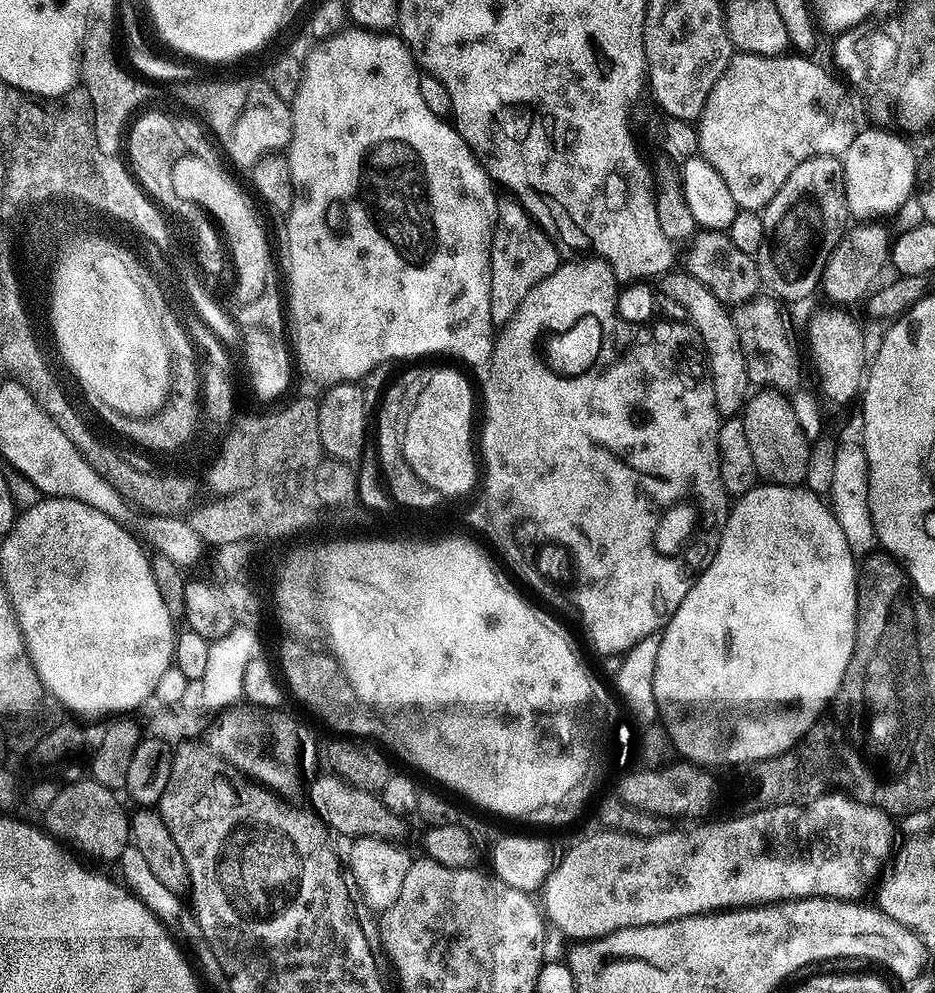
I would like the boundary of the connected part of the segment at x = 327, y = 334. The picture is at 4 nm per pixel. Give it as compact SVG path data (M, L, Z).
M352 26L327 40L319 41L315 47L308 60L306 56L303 61L302 82L298 86L298 94L290 101L292 140L286 149L290 174L296 187L296 200L286 213L286 308L290 313L291 331L292 328L296 331L295 359L298 364L300 359L300 364L310 379L317 380L323 386L360 382L380 364L388 364L392 360L408 360L411 356L432 356L435 352L457 356L468 364L487 365L491 361L494 347L494 325L490 318L490 246L498 199L494 182L455 127L447 119L435 116L426 107L420 89L421 69L413 58L412 51L399 35L370 32L359 26Z

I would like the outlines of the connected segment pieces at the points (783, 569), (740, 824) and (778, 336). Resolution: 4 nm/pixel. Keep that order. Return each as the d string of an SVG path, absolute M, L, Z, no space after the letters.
M764 482L751 488L745 496L739 497L731 505L724 528L720 531L720 541L714 558L697 576L686 598L682 598L682 606L674 610L674 614L659 633L660 645L655 652L654 662L654 702L659 723L668 733L673 749L677 753L680 751L685 761L697 766L712 766L708 764L747 766L755 760L781 756L783 752L789 752L793 746L800 743L804 735L812 729L812 725L825 715L824 707L835 701L842 686L846 666L850 666L856 641L858 560L852 555L832 509L823 499L820 501L814 493L807 492L806 489L804 486Z
M829 794L827 796L820 796L816 800L809 800L802 804L779 804L773 808L759 808L757 812L745 811L743 815L744 816L736 816L733 818L733 820L716 820L713 822L713 824L700 824L697 826L697 828L690 829L689 832L668 832L668 830L662 830L659 834L657 834L657 836L651 836L650 838L638 838L637 836L626 834L625 832L609 832L607 830L599 830L600 832L594 833L593 836L588 836L585 838L585 840L578 841L577 844L573 846L572 852L565 854L560 864L560 869L558 869L557 872L555 869L555 871L551 873L550 879L547 881L547 883L545 883L542 889L542 897L544 896L544 900L542 899L542 908L546 913L547 919L551 921L551 923L553 920L553 922L556 923L557 926L560 927L566 935L573 936L571 938L573 941L579 942L582 940L597 940L599 936L608 936L610 933L617 932L623 928L641 928L642 926L650 926L651 924L665 924L671 920L681 920L687 916L706 916L709 913L723 912L725 910L754 908L757 906L765 906L767 904L782 904L794 900L809 900L811 896L822 896L825 900L851 900L856 902L859 901L861 897L863 897L860 895L862 895L863 892L866 891L867 888L875 882L876 875L878 875L880 872L880 867L882 867L883 864L887 862L887 860L890 860L890 857L894 852L894 846L892 848L892 843L894 843L896 840L896 828L894 825L892 825L895 824L893 817L889 816L887 812L882 811L881 808L874 807L873 804L863 804L862 802L858 802L857 800L852 799L851 796L846 796L843 794Z
M757 294L751 300L731 309L734 330L738 330L738 342L746 358L748 383L757 389L792 390L800 384L800 356L796 353L796 344L792 341L791 330L788 329L784 308L785 305L775 296Z

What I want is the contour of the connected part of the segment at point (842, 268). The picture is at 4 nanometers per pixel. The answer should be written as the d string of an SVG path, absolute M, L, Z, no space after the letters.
M860 222L849 227L830 254L824 267L822 292L825 292L832 299L829 301L835 305L852 306L848 304L854 303L855 300L863 301L873 285L881 279L880 271L883 270L884 264L886 268L890 260L890 235L888 236L887 230L880 224L883 223Z

